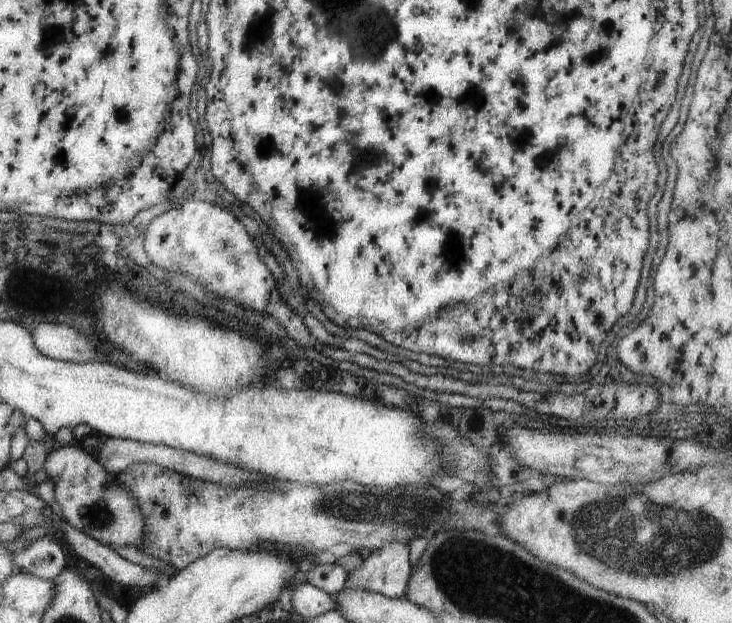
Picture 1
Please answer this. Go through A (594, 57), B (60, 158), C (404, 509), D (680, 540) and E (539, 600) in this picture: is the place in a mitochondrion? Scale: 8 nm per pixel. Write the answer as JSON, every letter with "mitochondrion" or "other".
{"A":"other","B":"other","C":"mitochondrion","D":"mitochondrion","E":"mitochondrion"}

